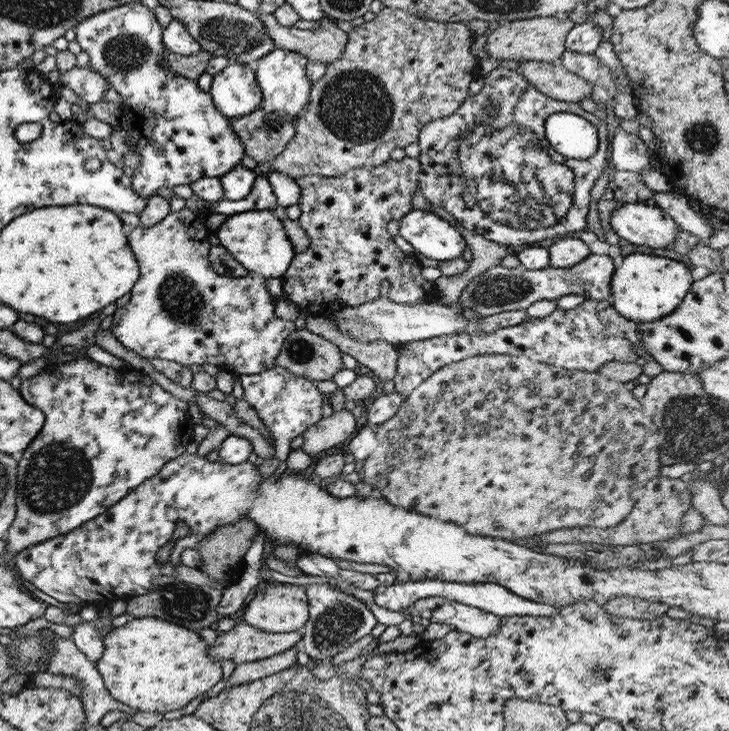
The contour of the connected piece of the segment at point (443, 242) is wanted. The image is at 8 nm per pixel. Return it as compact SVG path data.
M411 209L398 222L398 235L425 258L443 262L461 257L463 248L467 248L454 224L437 211Z

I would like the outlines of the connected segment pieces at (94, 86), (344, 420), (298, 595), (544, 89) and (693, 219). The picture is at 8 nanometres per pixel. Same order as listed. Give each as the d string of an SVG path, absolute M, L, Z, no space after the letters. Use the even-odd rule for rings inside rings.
M76 68L59 73L54 70L44 77L55 84L67 86L81 101L89 104L102 101L103 95L107 92L107 80L101 74L95 72L93 68Z
M341 409L333 411L330 416L321 417L315 424L312 424L303 431L302 450L305 454L312 456L335 446L345 444L345 440L351 437L355 430L355 418L349 411Z
M262 583L243 609L243 622L269 633L287 633L300 631L308 619L308 603L305 586L283 583Z
M535 60L519 62L516 72L535 91L555 101L578 104L592 92L592 86L587 81L567 71L559 61L553 63Z
M653 192L650 203L667 213L680 230L686 230L697 236L701 243L708 242L711 225L687 206L687 198L673 192Z

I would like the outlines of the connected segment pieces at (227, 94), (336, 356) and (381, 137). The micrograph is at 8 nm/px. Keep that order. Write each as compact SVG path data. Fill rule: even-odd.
M229 63L212 77L208 94L216 110L228 120L241 118L259 107L261 91L251 66Z
M306 329L295 330L285 337L275 364L307 381L331 380L343 368L340 350Z
M383 7L375 13L375 17L369 22L363 21L360 25L353 27L346 32L347 42L344 44L343 52L335 62L326 66L322 76L313 84L308 86L307 106L303 107L296 118L295 135L285 145L285 148L271 160L271 167L268 172L277 171L289 175L293 180L299 175L319 175L322 177L341 176L352 168L373 168L389 159L389 154L395 148L404 148L412 142L418 142L418 135L421 128L427 123L454 114L454 110L468 96L468 85L477 74L478 59L469 51L473 33L467 29L466 22L443 23L440 20L427 20L407 11L391 7Z

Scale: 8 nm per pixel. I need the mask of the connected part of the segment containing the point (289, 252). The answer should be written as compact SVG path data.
M248 210L230 214L213 234L217 237L218 244L246 268L249 274L263 279L281 278L295 256L282 222L270 210Z

